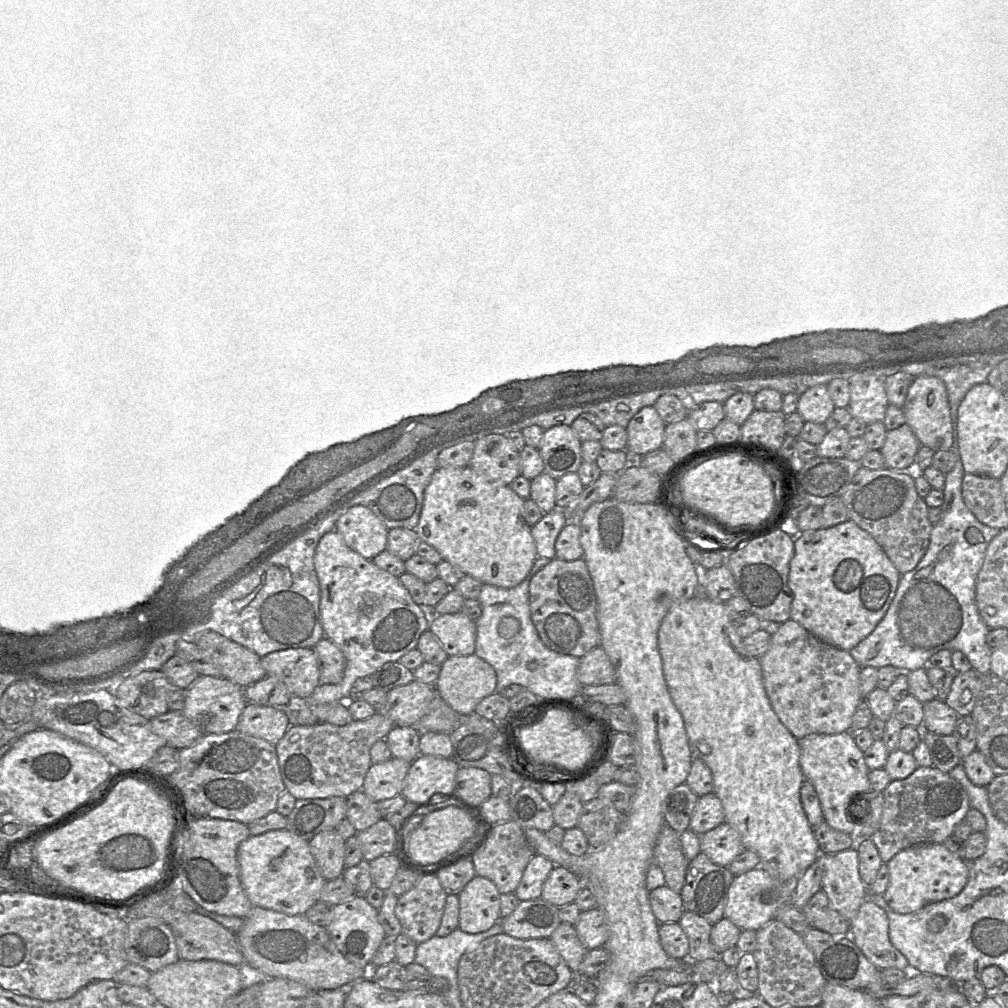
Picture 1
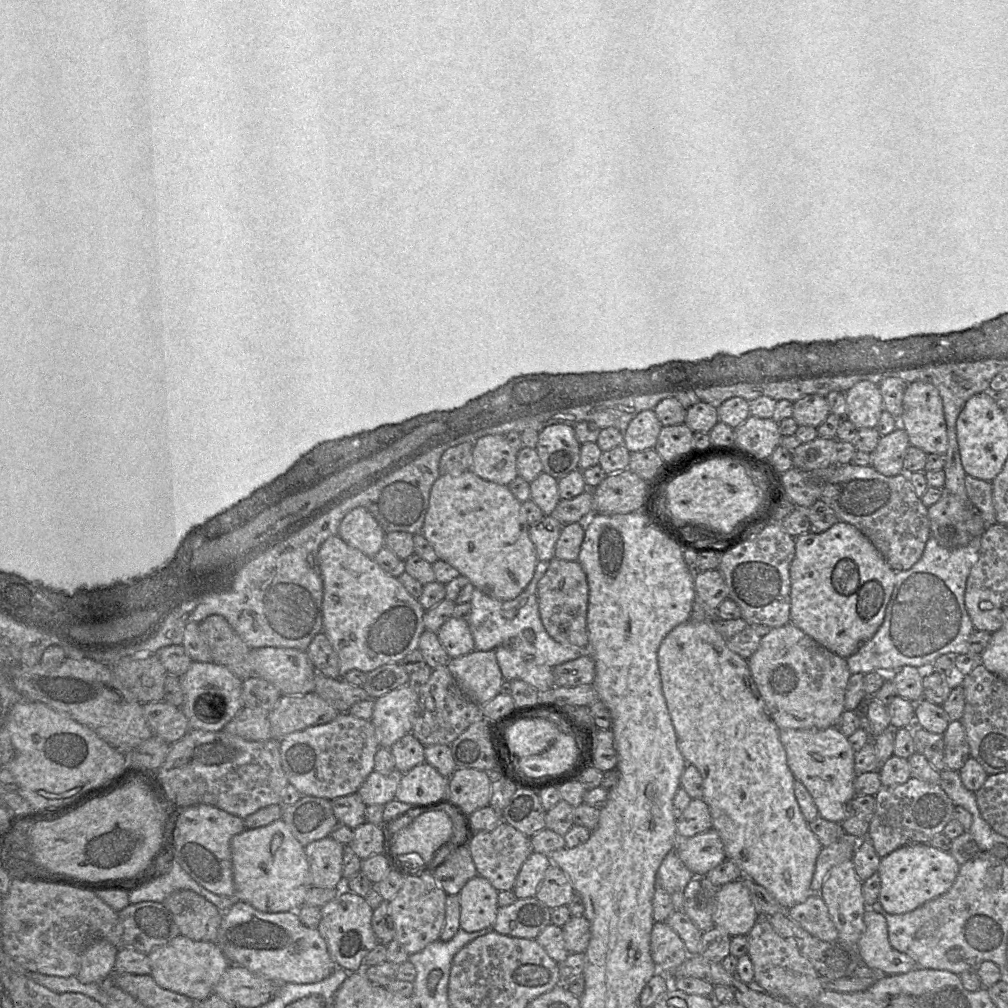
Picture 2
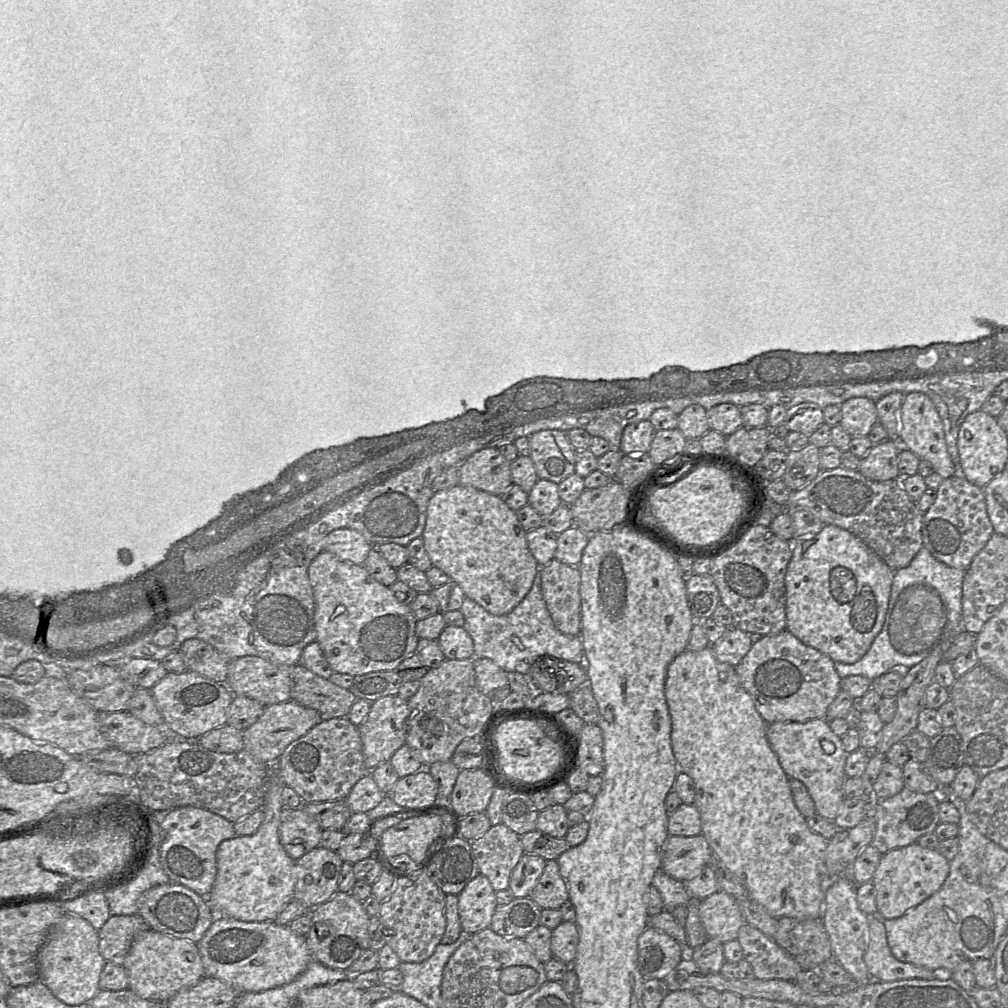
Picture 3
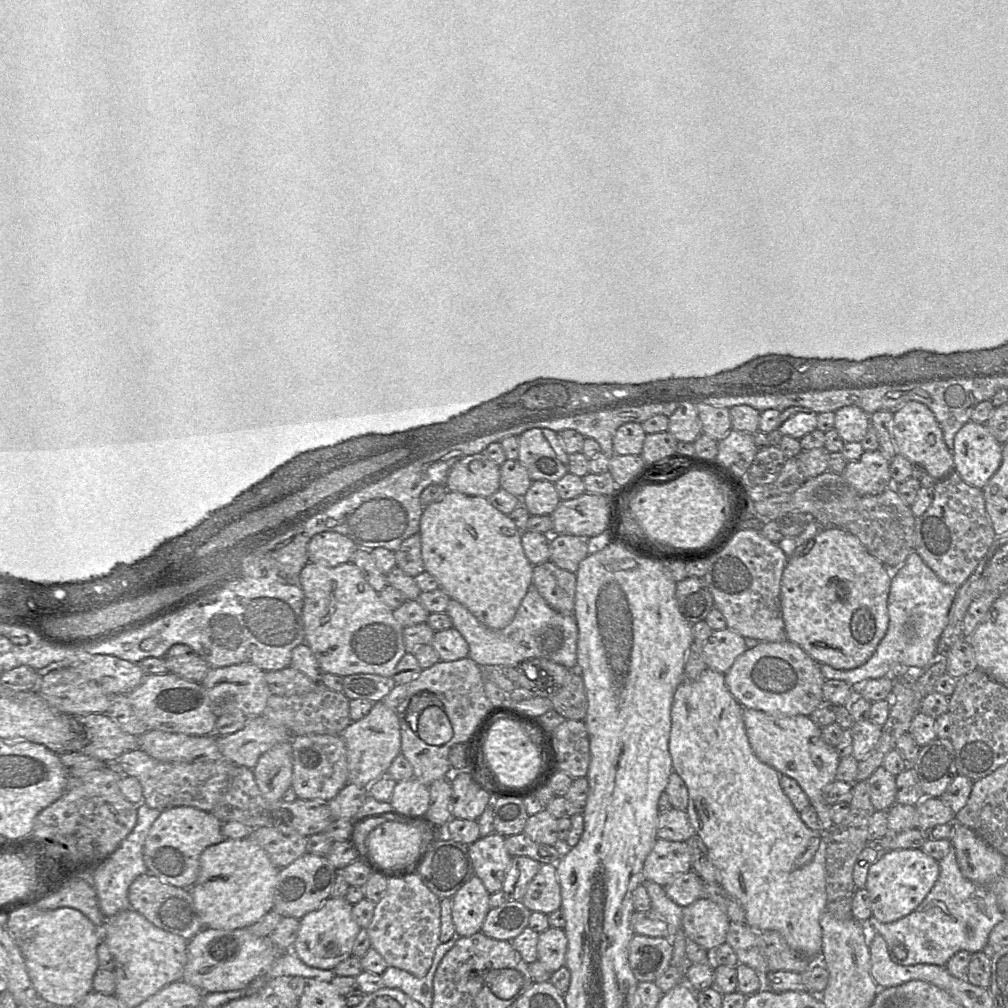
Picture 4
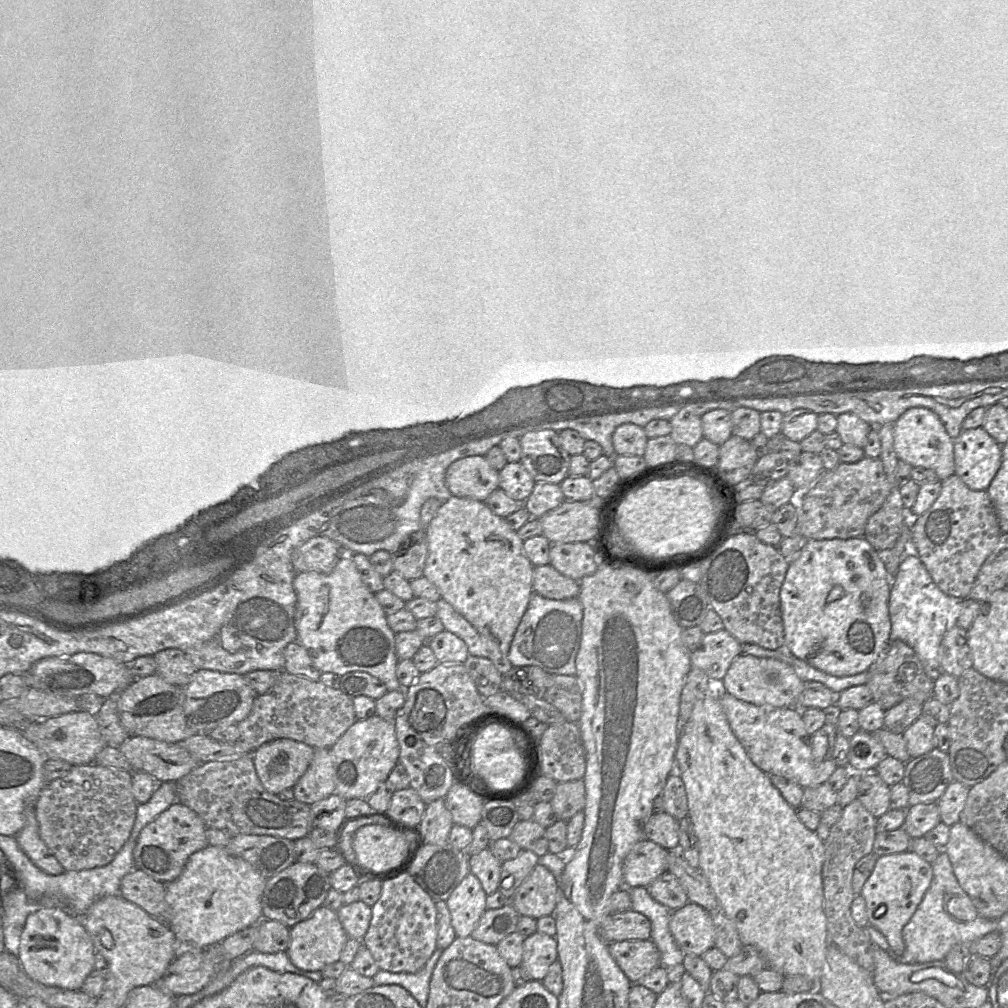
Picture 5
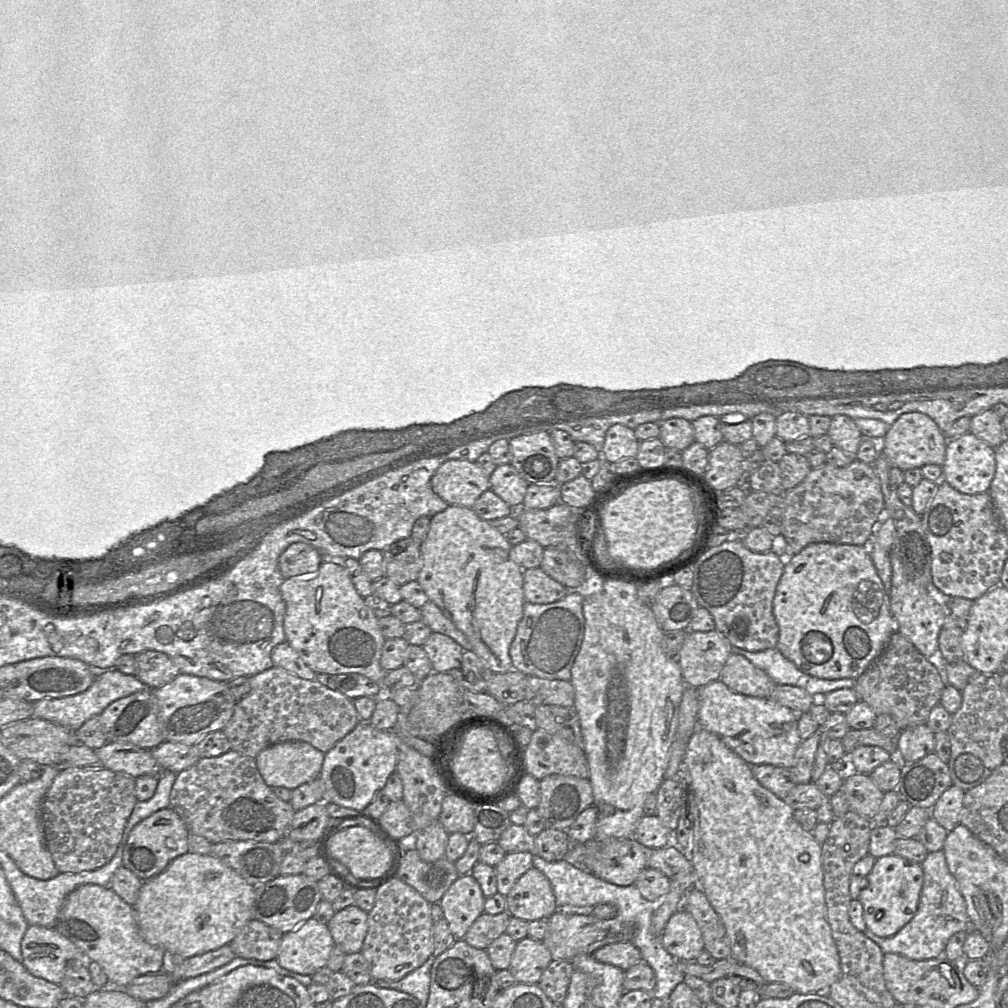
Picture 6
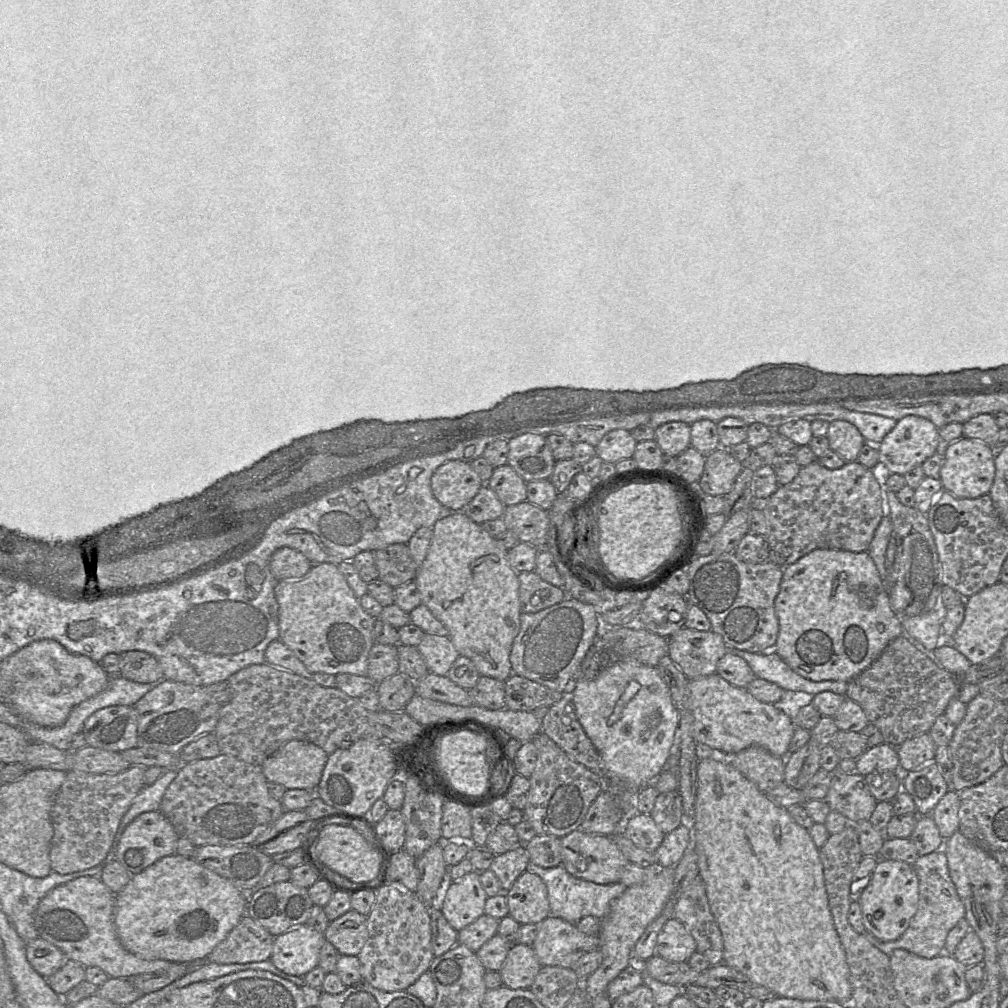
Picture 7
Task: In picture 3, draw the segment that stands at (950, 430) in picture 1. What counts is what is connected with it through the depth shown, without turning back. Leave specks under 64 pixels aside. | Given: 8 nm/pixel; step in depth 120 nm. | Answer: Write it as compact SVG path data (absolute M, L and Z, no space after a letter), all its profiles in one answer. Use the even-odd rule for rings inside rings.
M922 392L907 394L901 406L898 443L921 460L928 461L943 480L956 475L958 468L948 453L942 420L932 400Z

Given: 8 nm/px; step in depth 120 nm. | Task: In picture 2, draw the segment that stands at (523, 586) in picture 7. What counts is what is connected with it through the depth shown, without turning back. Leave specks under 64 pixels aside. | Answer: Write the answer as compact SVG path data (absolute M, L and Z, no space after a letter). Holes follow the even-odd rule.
M553 558L537 586L537 599L542 623L558 643L574 645L588 651L587 611L589 587L586 574L577 561Z

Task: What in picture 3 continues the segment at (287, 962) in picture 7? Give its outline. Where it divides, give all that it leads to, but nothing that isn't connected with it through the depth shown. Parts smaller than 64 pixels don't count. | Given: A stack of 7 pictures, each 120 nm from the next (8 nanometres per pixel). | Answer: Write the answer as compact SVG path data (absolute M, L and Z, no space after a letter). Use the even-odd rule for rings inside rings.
M337 891L329 900L310 912L312 924L306 940L314 960L329 968L346 971L364 950L370 948L370 916L364 910L362 902L350 892Z

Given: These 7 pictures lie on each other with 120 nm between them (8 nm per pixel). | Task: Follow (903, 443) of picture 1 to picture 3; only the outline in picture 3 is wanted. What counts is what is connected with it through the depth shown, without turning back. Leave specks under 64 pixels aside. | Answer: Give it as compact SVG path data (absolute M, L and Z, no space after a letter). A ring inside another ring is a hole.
M890 439L872 446L860 460L859 473L876 482L899 479L898 454L901 448L898 441Z

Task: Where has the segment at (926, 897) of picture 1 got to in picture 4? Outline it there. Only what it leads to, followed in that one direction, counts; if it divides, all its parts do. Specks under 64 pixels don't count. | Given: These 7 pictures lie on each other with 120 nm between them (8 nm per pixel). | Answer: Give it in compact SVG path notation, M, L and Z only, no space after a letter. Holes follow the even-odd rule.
M921 849L882 851L878 859L869 868L865 886L871 900L872 916L882 923L890 923L913 912L934 886L939 871L939 862L925 854Z

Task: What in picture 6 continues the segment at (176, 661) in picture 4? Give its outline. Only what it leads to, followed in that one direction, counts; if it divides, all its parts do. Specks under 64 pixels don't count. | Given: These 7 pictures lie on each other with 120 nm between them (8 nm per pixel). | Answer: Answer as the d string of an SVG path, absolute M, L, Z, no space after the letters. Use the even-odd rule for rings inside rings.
M145 651L136 657L136 677L148 688L162 687L180 674L177 666L164 653Z

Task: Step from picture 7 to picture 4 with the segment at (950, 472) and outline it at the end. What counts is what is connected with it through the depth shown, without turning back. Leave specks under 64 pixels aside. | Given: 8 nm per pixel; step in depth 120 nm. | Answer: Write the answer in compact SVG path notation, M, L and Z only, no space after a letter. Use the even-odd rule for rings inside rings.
M968 421L954 437L954 470L970 486L983 489L1002 462L1002 444L985 424Z

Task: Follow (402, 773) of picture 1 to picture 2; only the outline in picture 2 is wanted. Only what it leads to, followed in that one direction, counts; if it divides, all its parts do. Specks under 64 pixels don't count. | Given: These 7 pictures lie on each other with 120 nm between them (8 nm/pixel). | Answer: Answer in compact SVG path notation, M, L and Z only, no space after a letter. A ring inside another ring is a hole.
M397 769L388 775L370 773L357 787L352 798L362 808L384 806L395 799L402 775Z

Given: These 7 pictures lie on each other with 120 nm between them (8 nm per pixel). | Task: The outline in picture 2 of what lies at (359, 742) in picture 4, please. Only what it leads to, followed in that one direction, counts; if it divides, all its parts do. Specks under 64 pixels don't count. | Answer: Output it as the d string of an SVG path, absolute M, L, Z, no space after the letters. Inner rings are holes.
M407 685L394 689L371 703L368 724L379 747L390 748L404 735L411 733L418 690Z

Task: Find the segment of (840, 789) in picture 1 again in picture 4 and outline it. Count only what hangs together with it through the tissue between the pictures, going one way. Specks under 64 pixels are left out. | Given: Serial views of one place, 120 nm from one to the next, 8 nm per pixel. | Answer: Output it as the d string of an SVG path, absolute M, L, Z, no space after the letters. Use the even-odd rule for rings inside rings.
M749 708L743 709L743 721L750 746L757 758L780 774L796 780L817 813L821 832L831 830L834 825L831 806L824 800L823 789L835 781L841 757L835 747L823 740L822 729L806 715L770 714Z

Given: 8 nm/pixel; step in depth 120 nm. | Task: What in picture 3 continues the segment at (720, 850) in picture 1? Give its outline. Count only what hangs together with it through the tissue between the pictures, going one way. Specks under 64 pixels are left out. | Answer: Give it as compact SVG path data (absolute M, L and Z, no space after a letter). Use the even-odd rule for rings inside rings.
M702 834L668 836L661 853L660 868L670 877L686 882L709 865L713 853Z

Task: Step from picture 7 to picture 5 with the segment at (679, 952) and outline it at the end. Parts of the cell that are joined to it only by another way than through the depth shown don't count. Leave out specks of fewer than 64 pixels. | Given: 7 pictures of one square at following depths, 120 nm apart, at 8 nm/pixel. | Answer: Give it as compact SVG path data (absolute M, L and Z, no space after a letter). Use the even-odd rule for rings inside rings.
M688 902L673 911L669 928L676 945L684 955L701 957L714 947L715 928L712 915L695 903Z

